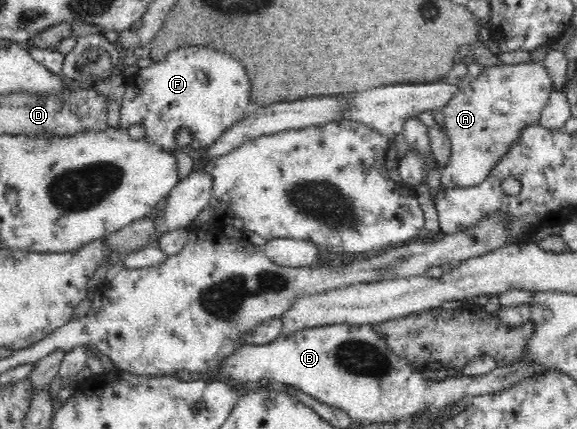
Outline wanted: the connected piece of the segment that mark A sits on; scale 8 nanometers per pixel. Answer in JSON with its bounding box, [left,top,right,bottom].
[440,62,554,192]

